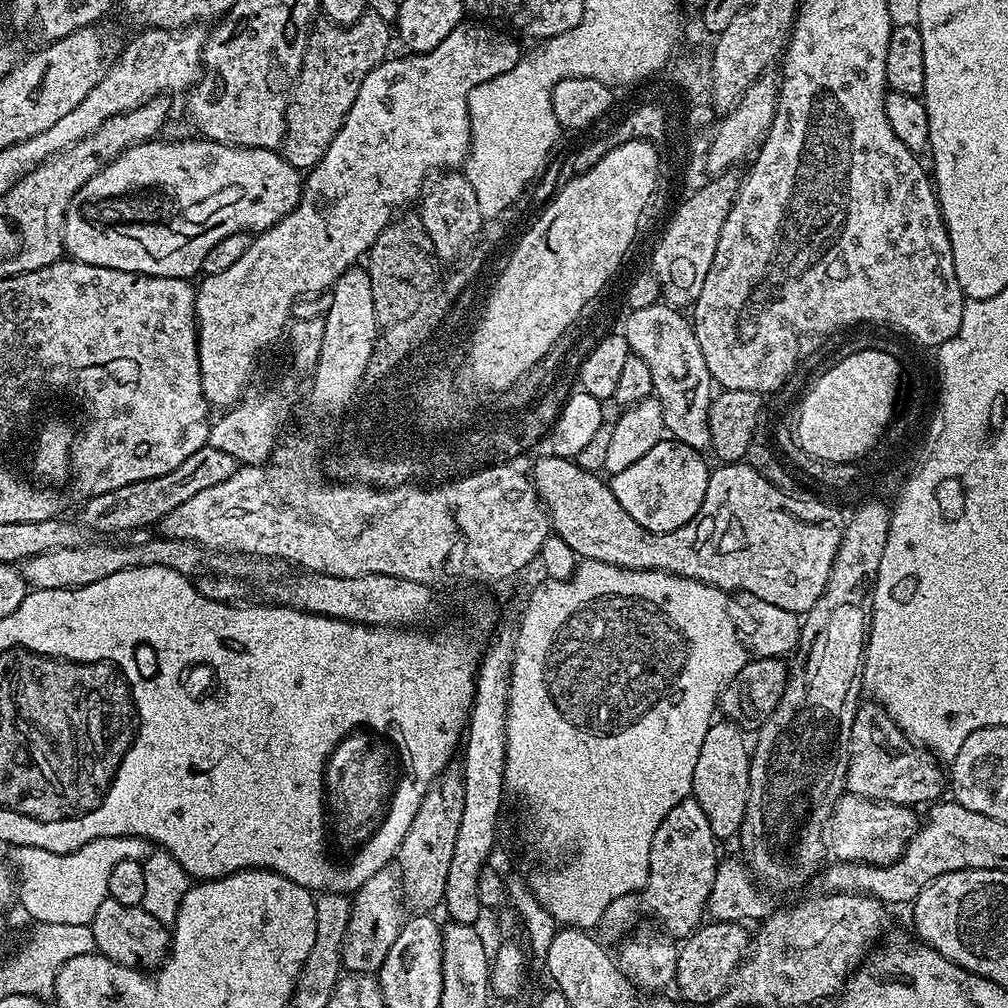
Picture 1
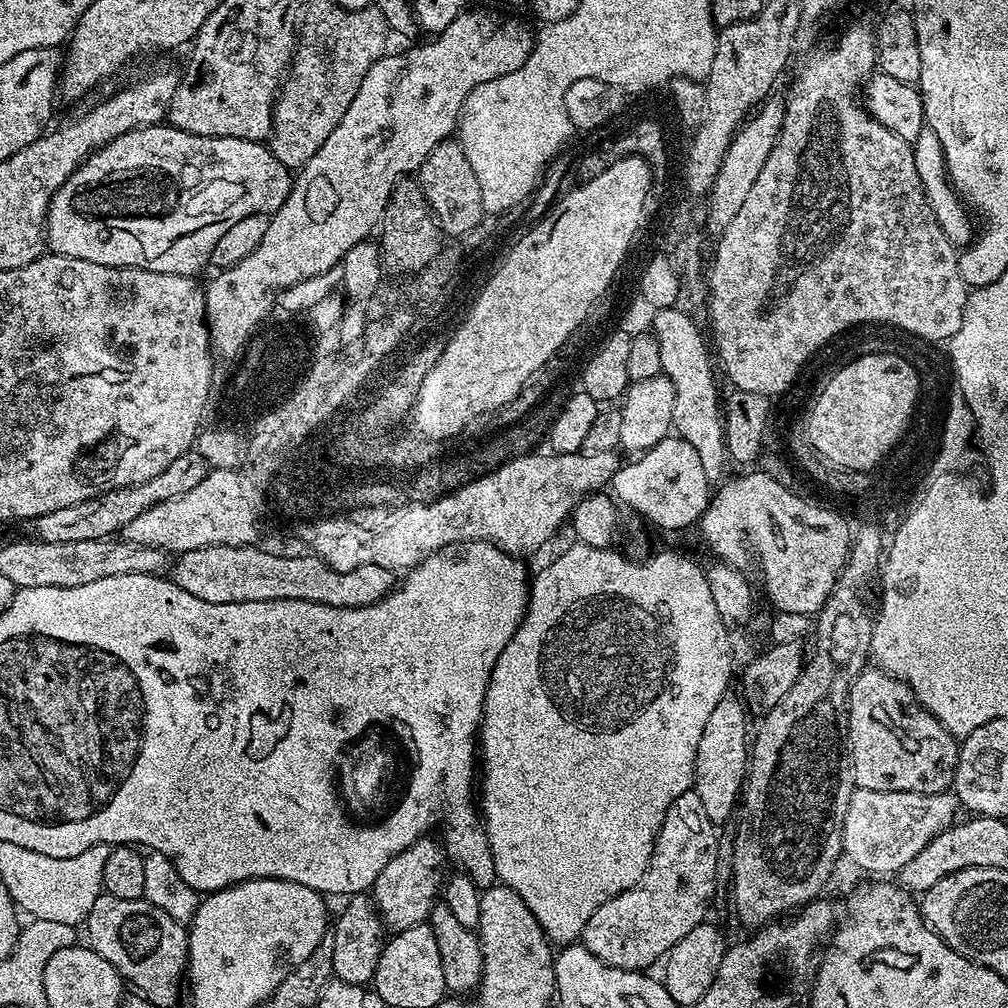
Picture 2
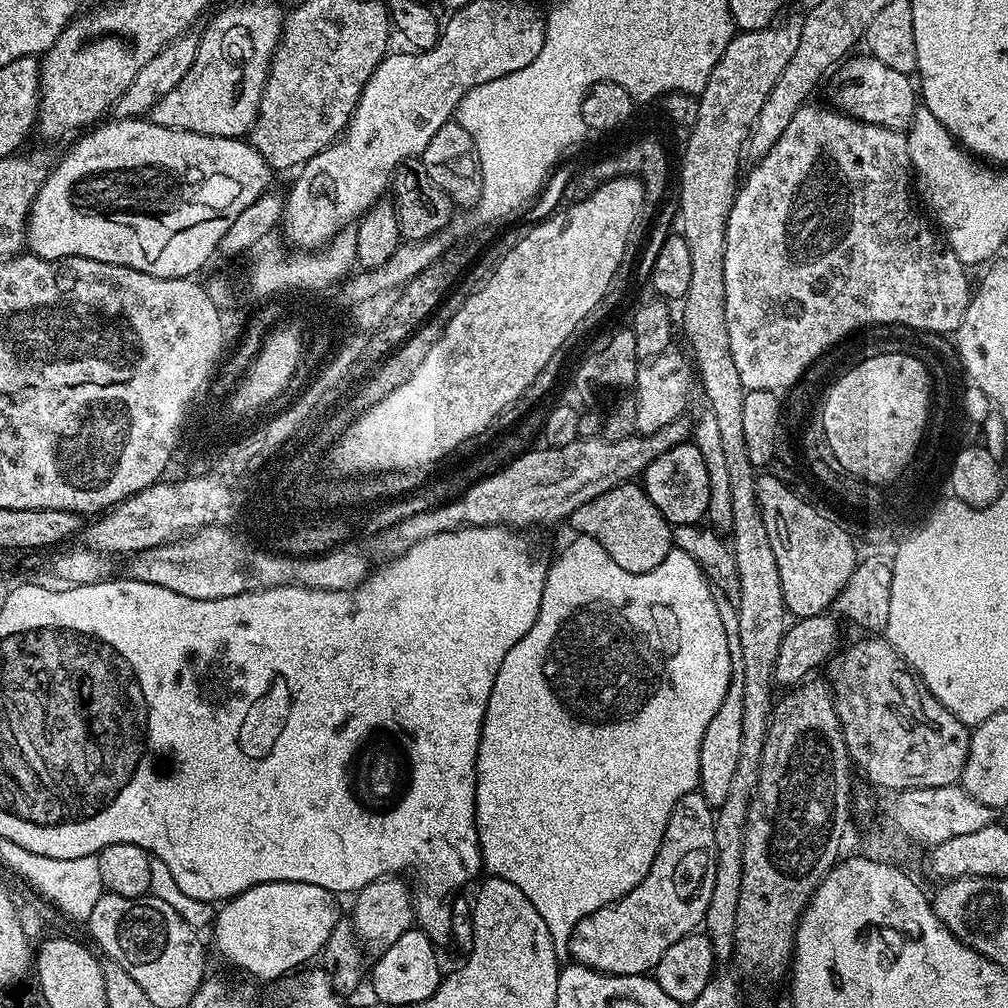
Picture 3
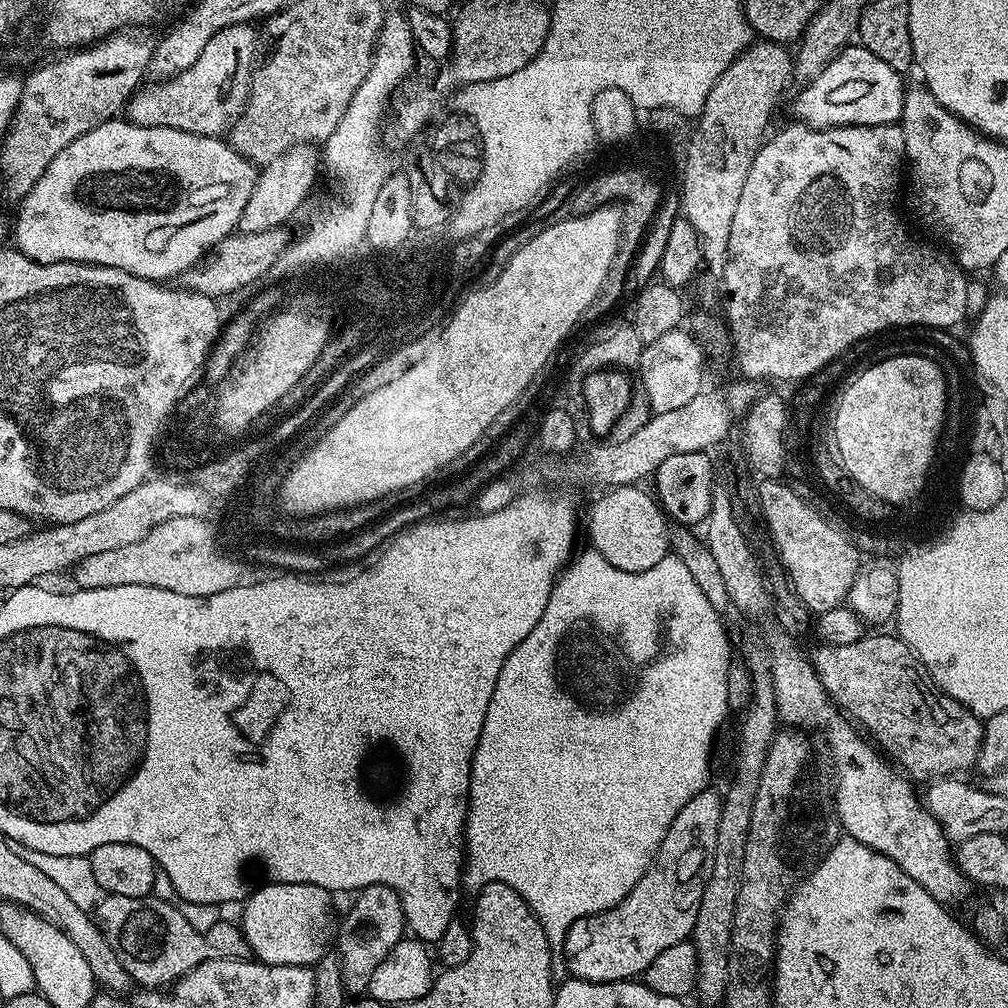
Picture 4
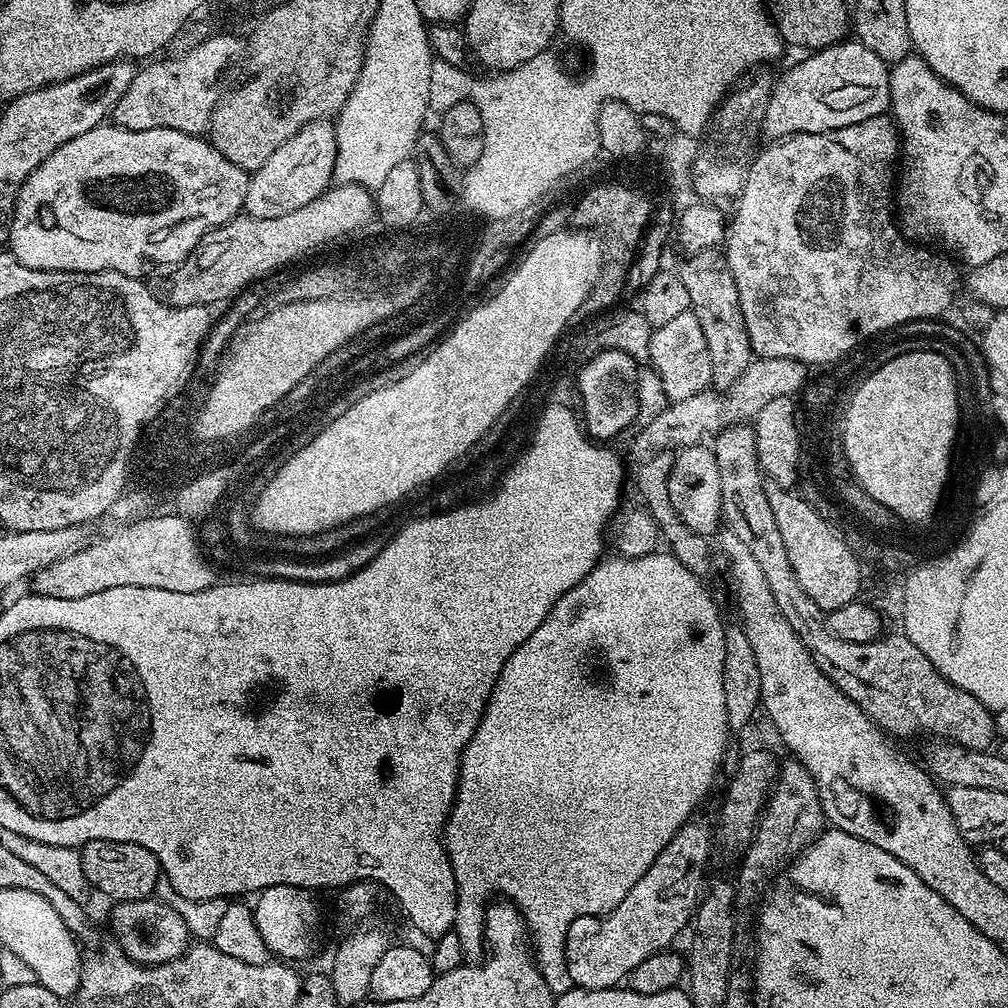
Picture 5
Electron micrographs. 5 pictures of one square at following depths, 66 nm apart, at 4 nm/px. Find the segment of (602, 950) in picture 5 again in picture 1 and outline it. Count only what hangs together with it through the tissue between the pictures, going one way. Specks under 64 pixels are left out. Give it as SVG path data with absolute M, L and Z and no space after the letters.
M693 797L683 799L670 810L655 831L647 882L638 892L616 898L606 908L603 912L603 928L624 930L644 916L652 916L661 922L665 928L663 931L670 932L668 934L673 939L682 940L690 936L700 926L707 911L716 865L720 861L716 845L718 839L698 802Z

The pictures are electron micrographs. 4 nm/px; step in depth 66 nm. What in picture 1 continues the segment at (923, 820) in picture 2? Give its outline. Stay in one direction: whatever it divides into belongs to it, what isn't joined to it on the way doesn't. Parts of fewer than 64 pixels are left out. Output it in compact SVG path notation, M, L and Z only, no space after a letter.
M845 791L834 806L824 829L827 851L836 862L857 864L892 864L904 853L914 838L918 819L907 804L887 804L881 800L867 800Z

